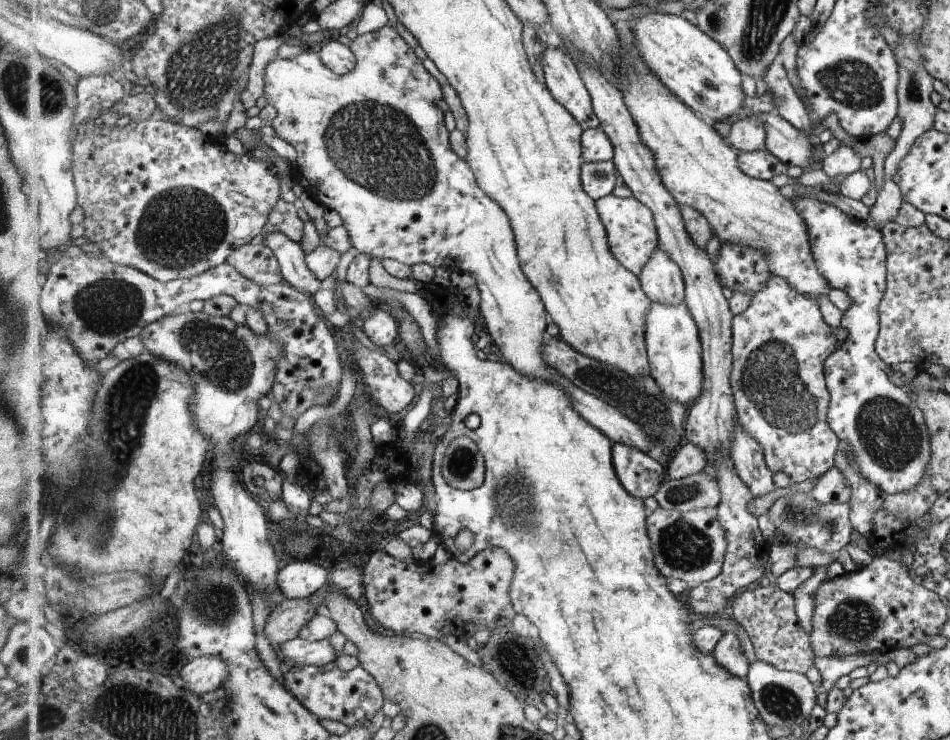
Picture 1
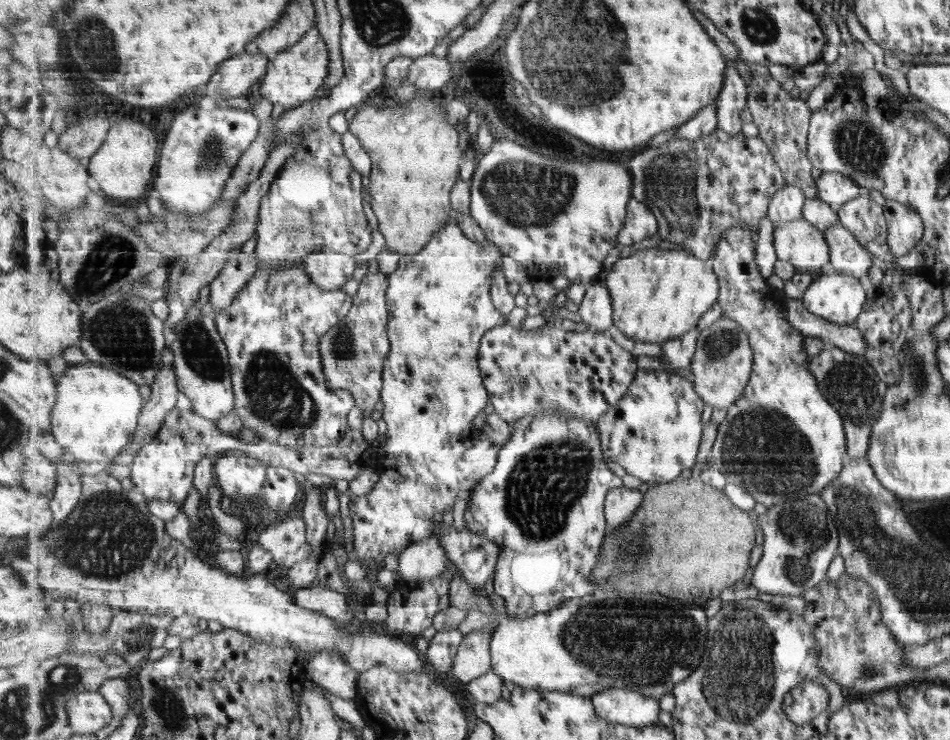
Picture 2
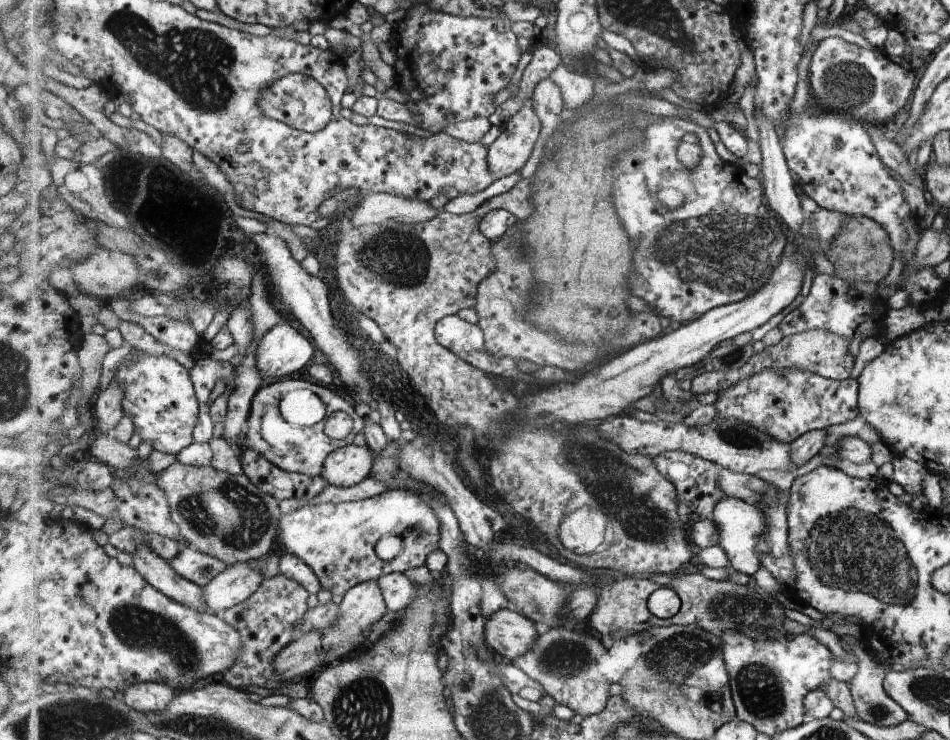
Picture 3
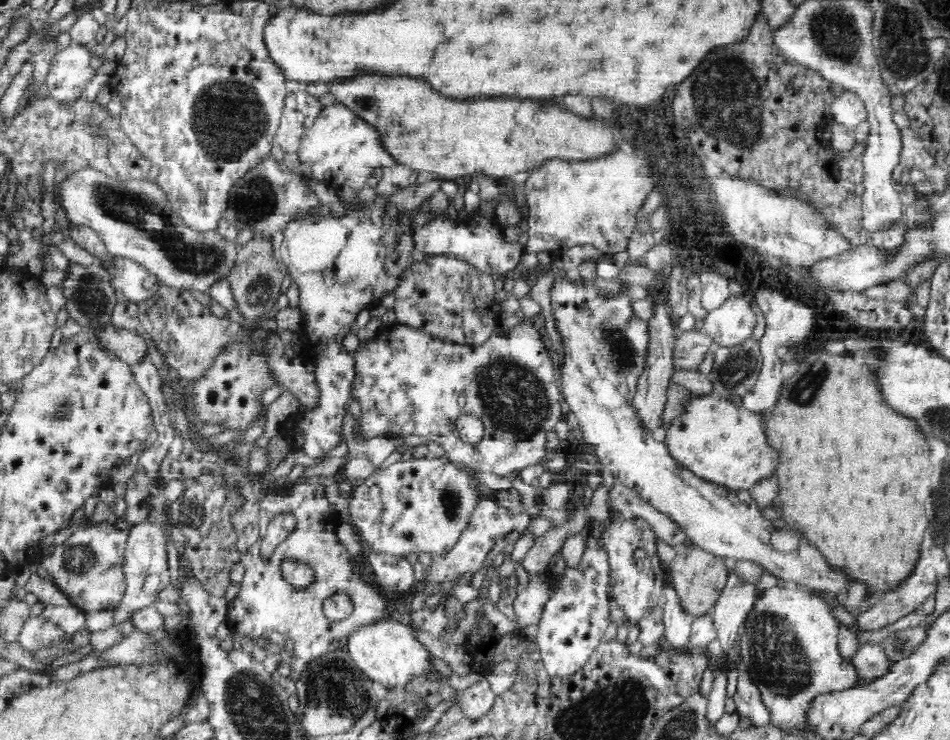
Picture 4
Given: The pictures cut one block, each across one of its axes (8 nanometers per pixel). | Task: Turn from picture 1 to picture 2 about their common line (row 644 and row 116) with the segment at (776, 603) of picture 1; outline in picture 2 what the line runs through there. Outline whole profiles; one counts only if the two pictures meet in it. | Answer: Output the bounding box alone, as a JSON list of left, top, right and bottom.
[748,63,819,199]

